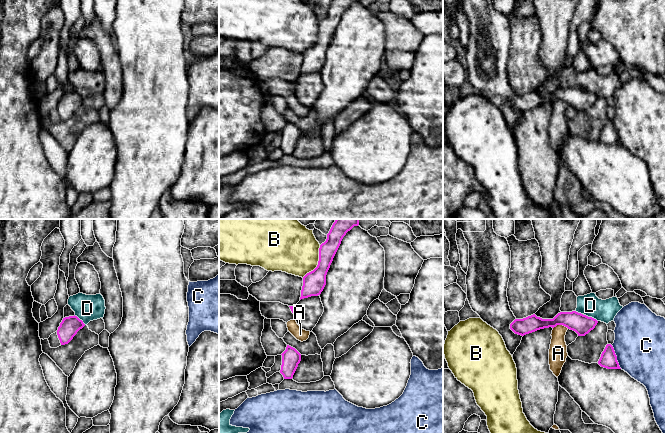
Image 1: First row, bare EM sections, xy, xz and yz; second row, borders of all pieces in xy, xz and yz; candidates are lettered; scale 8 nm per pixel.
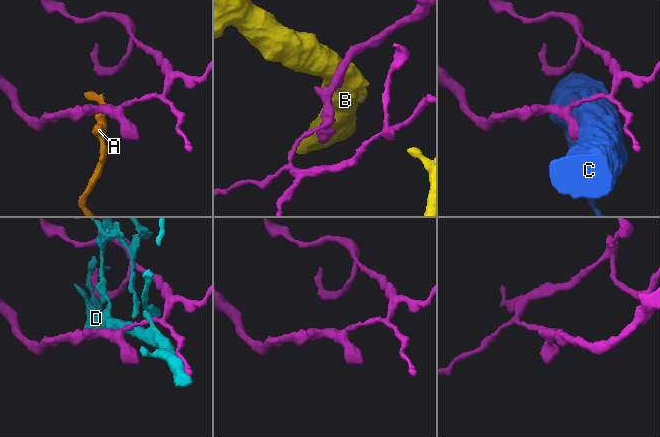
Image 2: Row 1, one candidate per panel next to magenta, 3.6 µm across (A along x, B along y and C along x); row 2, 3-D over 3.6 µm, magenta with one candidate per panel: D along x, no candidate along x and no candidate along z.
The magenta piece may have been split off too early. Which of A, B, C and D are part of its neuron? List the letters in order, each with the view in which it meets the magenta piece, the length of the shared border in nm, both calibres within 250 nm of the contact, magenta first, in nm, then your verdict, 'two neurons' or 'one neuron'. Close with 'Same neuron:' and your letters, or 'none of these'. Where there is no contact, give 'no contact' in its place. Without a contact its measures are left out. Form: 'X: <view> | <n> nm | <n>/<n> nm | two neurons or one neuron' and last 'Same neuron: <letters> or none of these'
A: yz | 130 nm | 160/140 nm | one neuron
B: xz | 300 nm | 180/400 nm | two neurons
C: yz | 200 nm | 140/400 nm | two neurons
D: yz | 130 nm | 160/180 nm | two neurons
Same neuron: A

